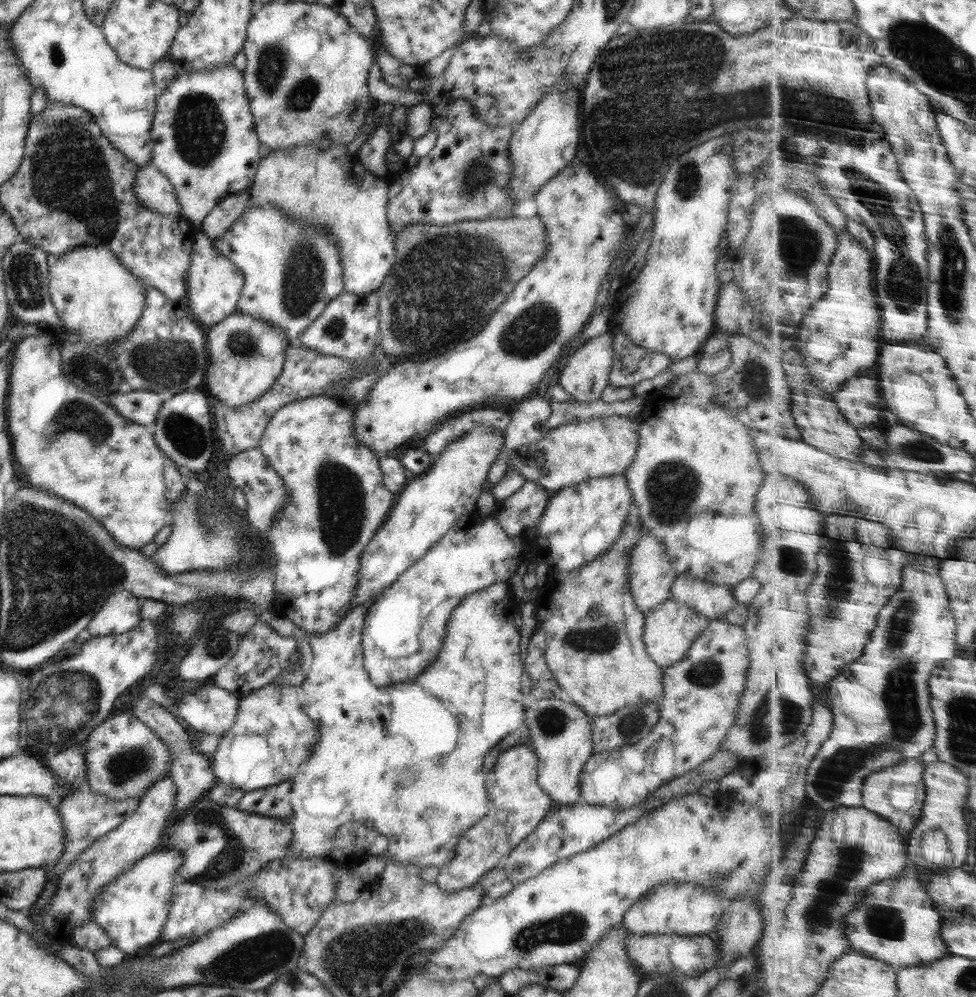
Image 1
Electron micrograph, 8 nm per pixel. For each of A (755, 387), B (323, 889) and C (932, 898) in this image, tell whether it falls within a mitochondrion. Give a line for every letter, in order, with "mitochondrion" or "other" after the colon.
A: mitochondrion
B: other
C: other

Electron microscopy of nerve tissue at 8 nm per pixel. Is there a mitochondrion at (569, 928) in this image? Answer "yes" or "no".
yes

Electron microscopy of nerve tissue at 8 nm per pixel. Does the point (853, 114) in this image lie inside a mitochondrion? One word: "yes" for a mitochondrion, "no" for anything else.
yes

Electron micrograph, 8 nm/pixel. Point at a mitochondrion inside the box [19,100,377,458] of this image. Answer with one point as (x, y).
(66, 145)

